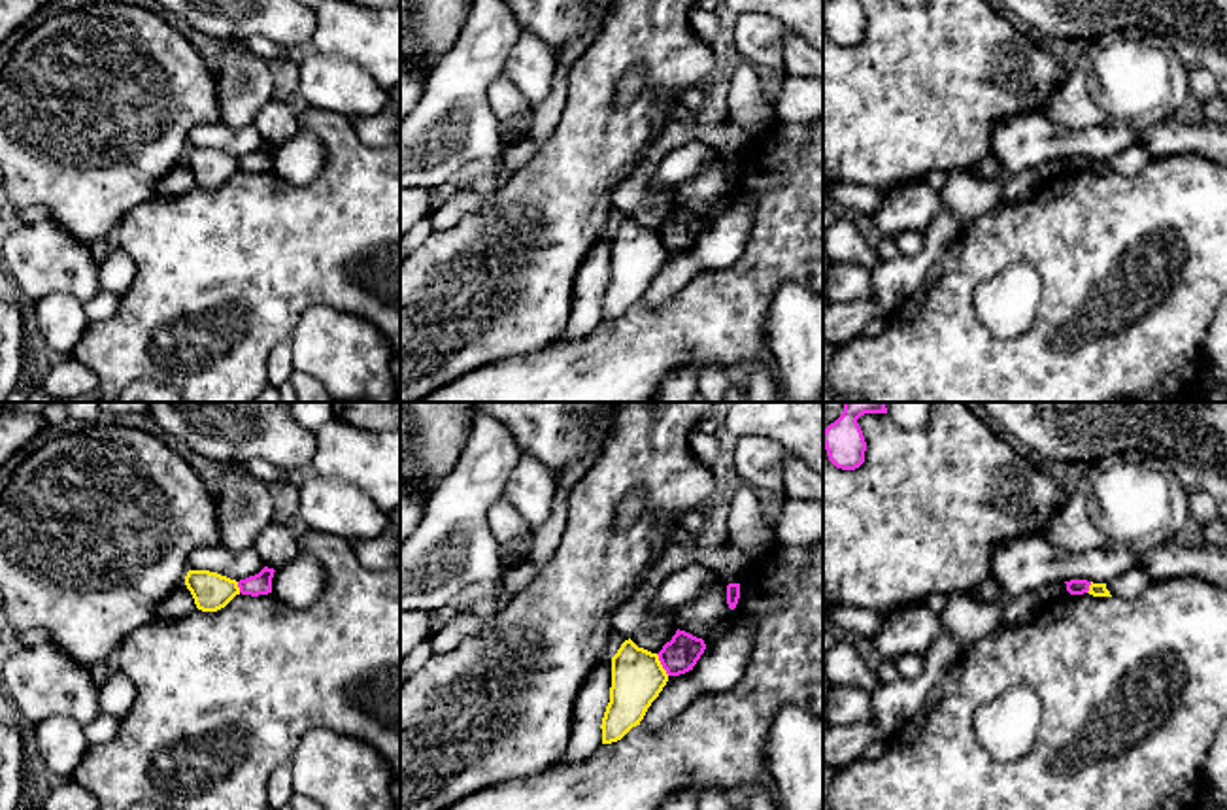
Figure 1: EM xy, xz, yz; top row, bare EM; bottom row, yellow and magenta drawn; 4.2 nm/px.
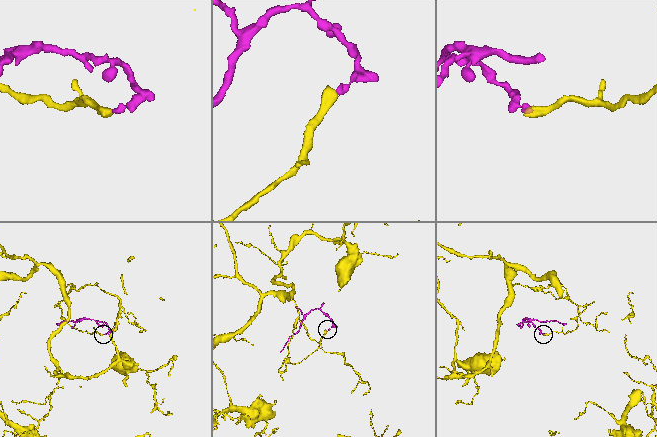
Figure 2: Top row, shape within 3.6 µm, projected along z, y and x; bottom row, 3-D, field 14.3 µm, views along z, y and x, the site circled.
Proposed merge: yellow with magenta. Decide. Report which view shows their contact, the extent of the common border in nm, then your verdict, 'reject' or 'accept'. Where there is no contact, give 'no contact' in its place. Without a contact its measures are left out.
contact in xz; length 110 nm; reject

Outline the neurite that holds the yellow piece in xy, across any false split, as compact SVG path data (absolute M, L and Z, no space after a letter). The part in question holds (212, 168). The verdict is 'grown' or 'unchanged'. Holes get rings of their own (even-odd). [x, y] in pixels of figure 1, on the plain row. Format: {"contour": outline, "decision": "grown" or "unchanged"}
{"contour": "M189 147L185 162L202 189L217 189L240 172L236 157L210 147Z", "decision": "unchanged"}

